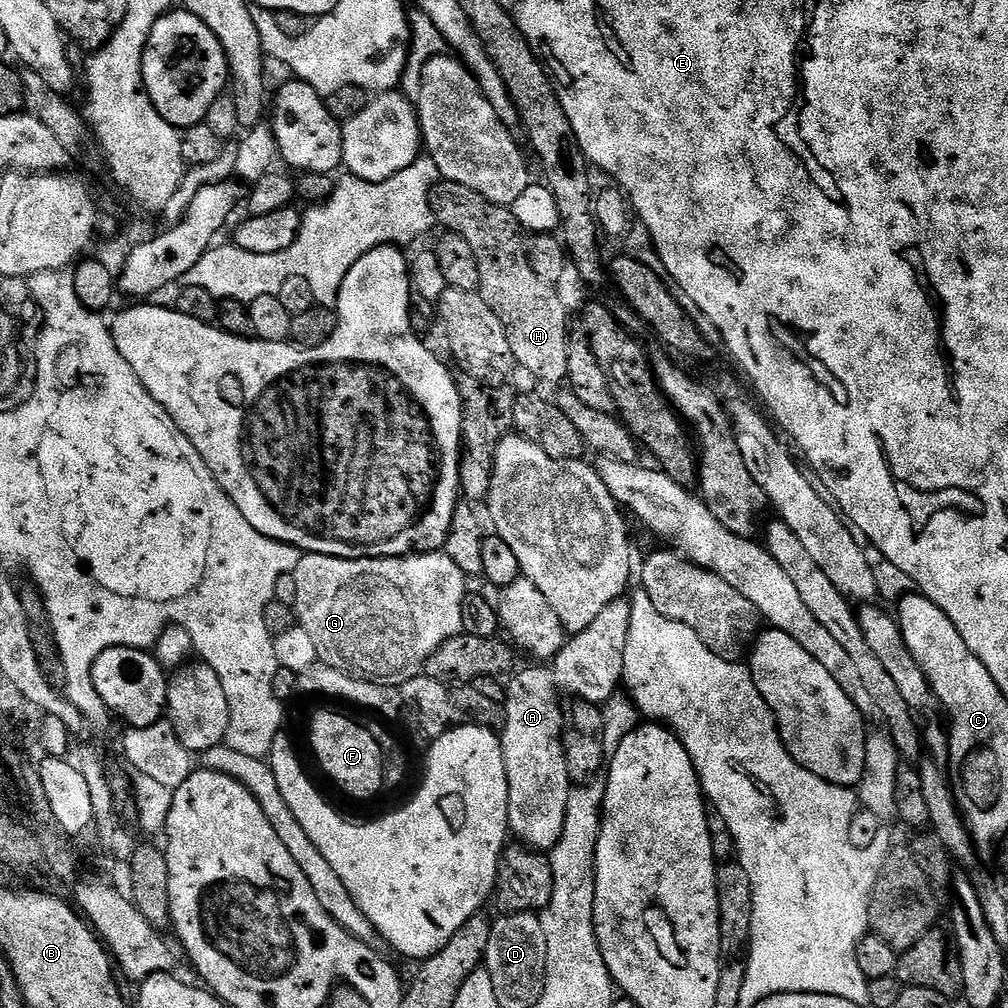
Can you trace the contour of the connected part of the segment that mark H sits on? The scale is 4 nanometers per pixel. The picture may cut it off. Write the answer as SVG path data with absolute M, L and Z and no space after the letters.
M441 179L432 187L428 204L439 227L441 224L451 235L461 236L466 238L466 242L470 242L470 250L474 250L478 262L480 297L486 302L486 306L490 306L490 310L494 310L494 314L498 314L506 338L510 338L510 350L514 354L516 364L548 384L556 384L559 380L560 383L567 381L566 354L570 335L568 312L564 309L563 298L552 289L555 287L549 281L538 278L534 270L530 270L526 240L522 235L520 223L512 216L511 207L492 204L486 198L482 198L482 194L474 194L474 190L466 190L466 186L458 186L458 182L445 179Z

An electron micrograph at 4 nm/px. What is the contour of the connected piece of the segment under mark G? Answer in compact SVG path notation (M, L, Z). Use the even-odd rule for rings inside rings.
M443 550L437 552L417 551L415 554L397 554L395 556L371 556L369 560L343 560L337 556L314 556L311 554L301 555L295 572L291 573L296 583L295 623L314 642L316 659L319 663L328 664L334 670L342 670L349 676L359 676L361 680L372 680L382 686L394 686L400 689L403 684L410 682L410 678L421 675L424 664L450 638L461 635L464 632L462 622L462 602L466 595L464 581L466 575L451 561L451 558Z

